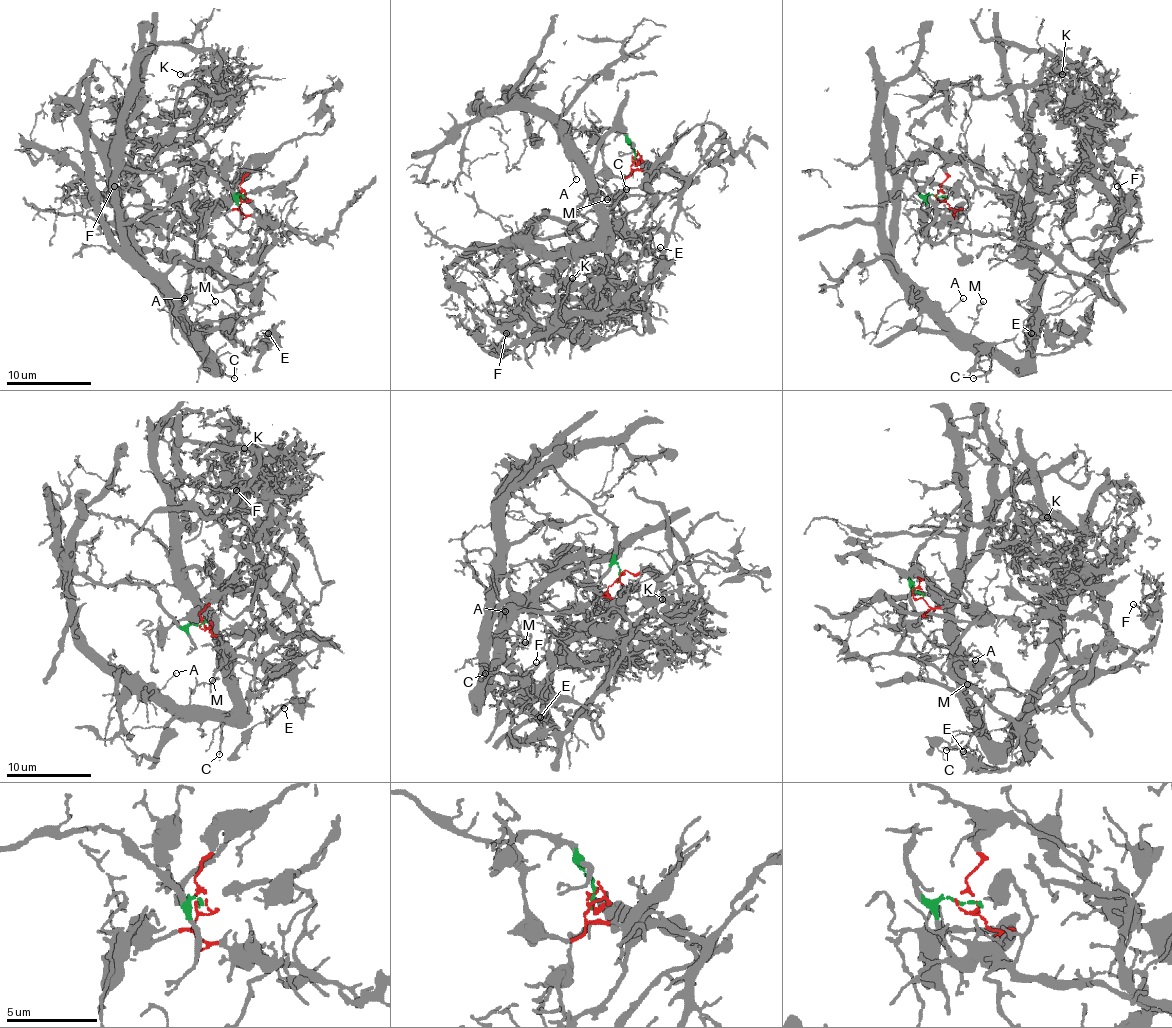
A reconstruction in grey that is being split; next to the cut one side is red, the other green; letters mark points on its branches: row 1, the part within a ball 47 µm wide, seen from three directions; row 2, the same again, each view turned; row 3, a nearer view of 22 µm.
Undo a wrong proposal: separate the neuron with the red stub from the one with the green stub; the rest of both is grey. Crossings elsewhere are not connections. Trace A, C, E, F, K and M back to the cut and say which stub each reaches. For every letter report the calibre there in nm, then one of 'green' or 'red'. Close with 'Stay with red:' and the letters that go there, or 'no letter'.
A: 100 nm thick; green
C: 130 nm thick; green
E: 140 nm thick; red
F: 150 nm thick; red
K: 180 nm thick; red
M: 160 nm thick; green
Stay with red: E, F, K

